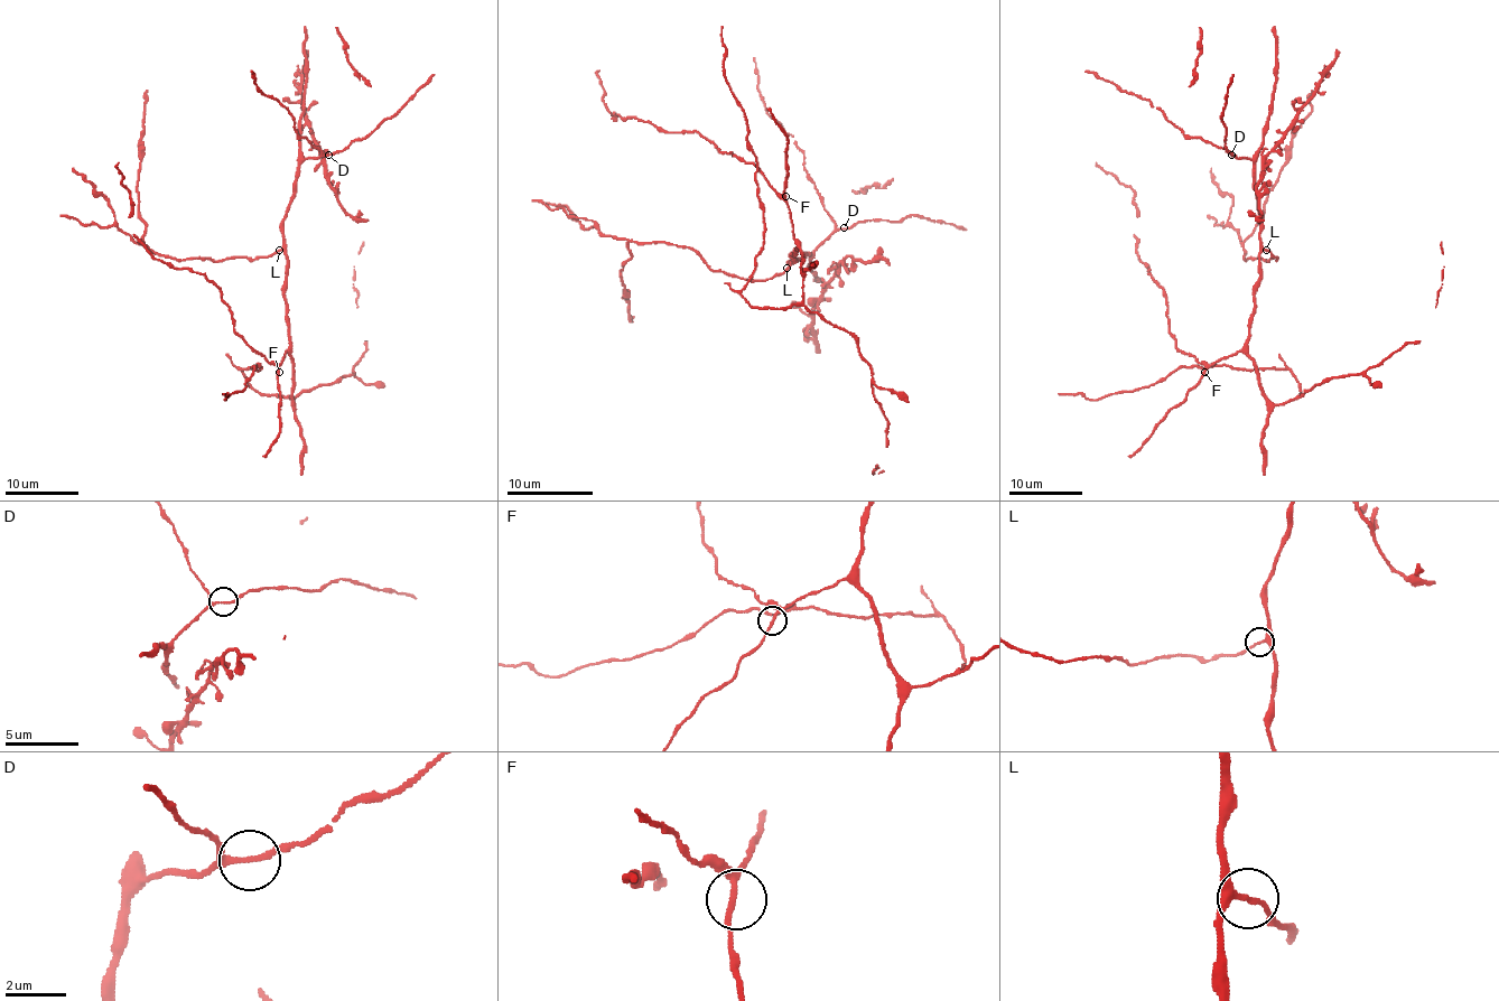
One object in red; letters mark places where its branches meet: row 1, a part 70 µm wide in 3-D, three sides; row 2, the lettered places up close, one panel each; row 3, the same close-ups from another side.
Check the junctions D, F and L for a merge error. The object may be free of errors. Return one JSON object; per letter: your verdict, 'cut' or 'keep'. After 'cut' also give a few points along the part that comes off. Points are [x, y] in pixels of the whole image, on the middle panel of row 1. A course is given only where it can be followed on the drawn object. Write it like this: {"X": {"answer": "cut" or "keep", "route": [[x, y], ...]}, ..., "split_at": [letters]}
{"D": {"answer": "keep"}, "F": {"answer": "keep"}, "L": {"answer": "keep"}, "split_at": []}

